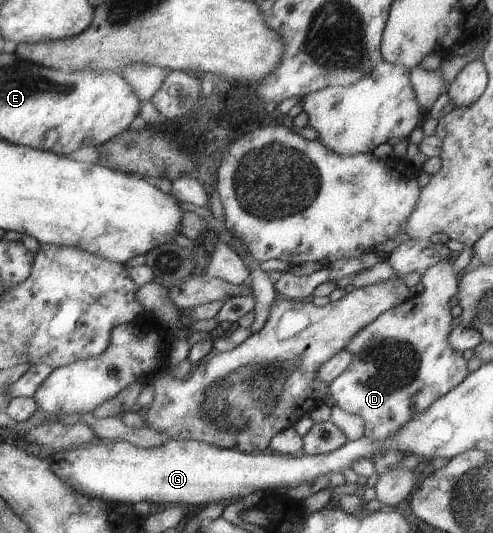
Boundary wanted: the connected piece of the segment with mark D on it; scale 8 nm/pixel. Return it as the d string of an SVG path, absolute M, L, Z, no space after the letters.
M443 259L422 274L423 293L408 298L400 305L385 311L362 328L344 350L349 351L352 363L347 370L328 385L332 401L344 411L361 417L367 425L365 436L372 440L386 440L404 427L417 413L426 411L431 403L445 396L470 375L468 361L448 343L453 329L449 301L458 293L459 279L451 261Z

